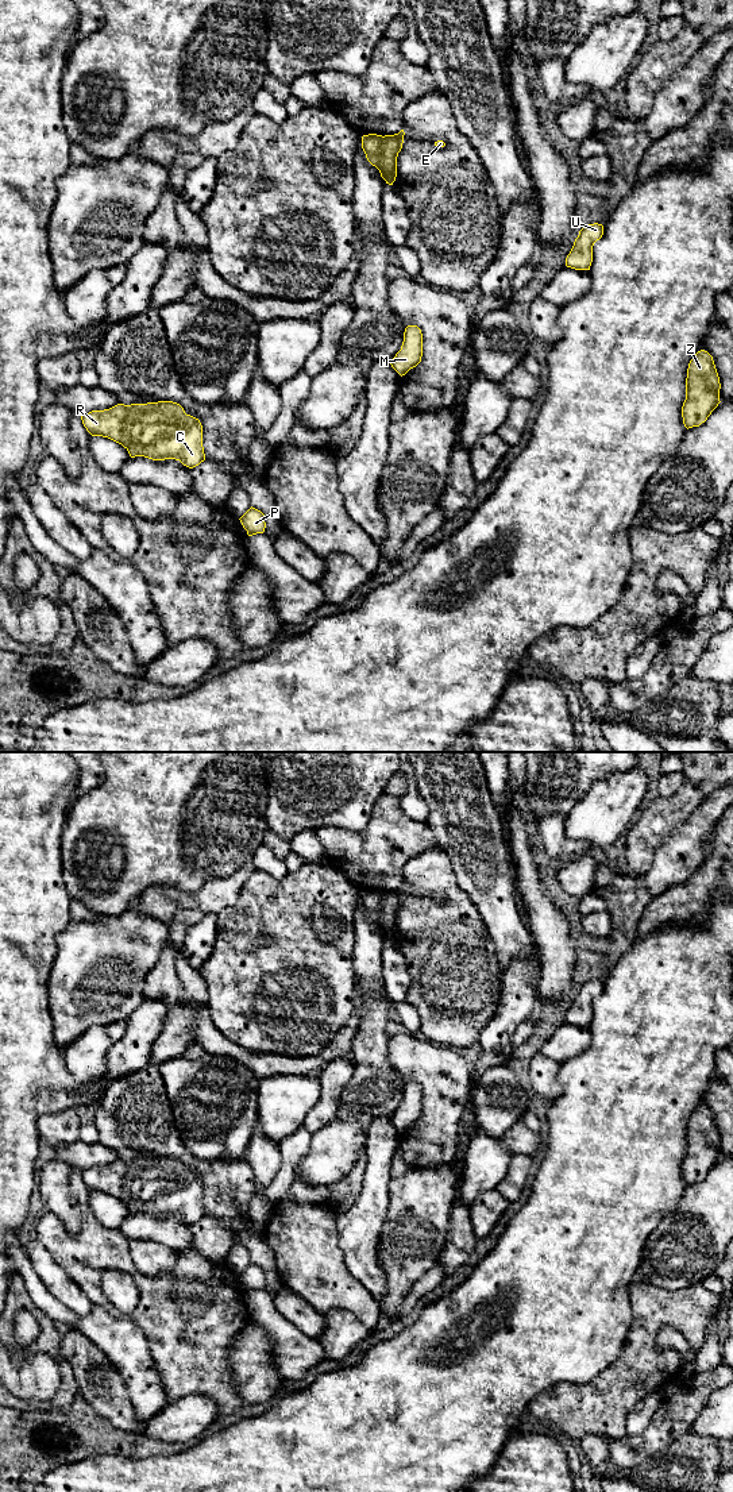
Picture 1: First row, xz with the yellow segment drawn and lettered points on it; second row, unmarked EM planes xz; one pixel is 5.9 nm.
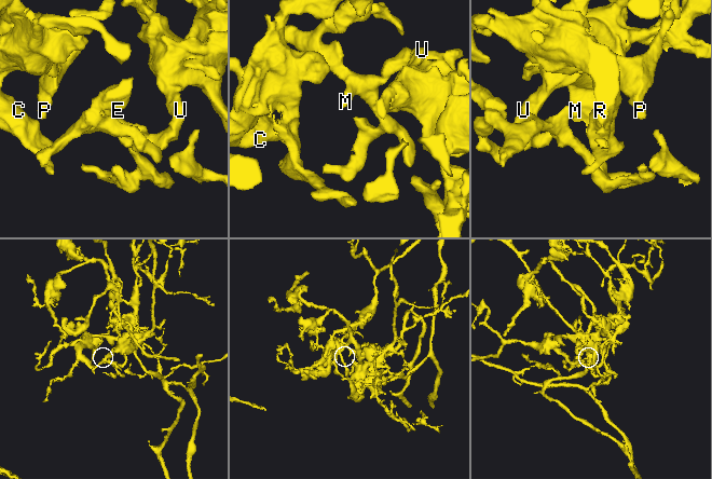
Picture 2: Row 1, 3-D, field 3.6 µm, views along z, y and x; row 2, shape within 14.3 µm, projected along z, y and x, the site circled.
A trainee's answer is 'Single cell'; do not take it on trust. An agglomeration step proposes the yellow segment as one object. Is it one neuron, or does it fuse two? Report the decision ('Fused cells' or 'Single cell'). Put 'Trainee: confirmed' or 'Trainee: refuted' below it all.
Fused cells
Trainee: refuted

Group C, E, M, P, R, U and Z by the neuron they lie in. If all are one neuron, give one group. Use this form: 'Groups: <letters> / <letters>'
Groups: C E P R / M U Z

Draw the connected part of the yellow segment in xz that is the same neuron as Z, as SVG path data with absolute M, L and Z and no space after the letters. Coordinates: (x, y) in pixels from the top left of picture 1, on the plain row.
M698 1107L688 1119L686 1134L686 1156L682 1163L684 1183L699 1183L707 1176L720 1157L720 1133L713 1113Z

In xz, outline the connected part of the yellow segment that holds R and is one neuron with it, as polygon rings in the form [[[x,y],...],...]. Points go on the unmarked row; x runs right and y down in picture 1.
[[[173,1157],[117,1160],[81,1171],[92,1192],[121,1200],[131,1214],[175,1215],[193,1225],[205,1217],[202,1181]]]

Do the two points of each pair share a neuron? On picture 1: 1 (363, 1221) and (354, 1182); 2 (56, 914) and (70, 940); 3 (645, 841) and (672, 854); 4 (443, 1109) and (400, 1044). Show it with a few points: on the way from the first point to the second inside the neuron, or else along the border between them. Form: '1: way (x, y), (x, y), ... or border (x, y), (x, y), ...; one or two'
1: border (366, 1165), (359, 1196), (347, 1210), (336, 1214); two
2: border (72, 920), (56, 937), (56, 956), (53, 959); two
3: border (679, 825), (658, 847), (652, 863), (640, 874); two
4: way (438, 1093), (438, 1082), (416, 1060); one

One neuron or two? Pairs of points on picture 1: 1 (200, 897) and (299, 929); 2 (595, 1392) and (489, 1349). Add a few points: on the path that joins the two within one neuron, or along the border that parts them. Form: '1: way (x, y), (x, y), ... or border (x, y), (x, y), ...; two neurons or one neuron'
1: border (247, 879), (238, 899), (218, 914); two neurons
2: border (600, 1372), (587, 1381), (558, 1383), (540, 1394); two neurons

